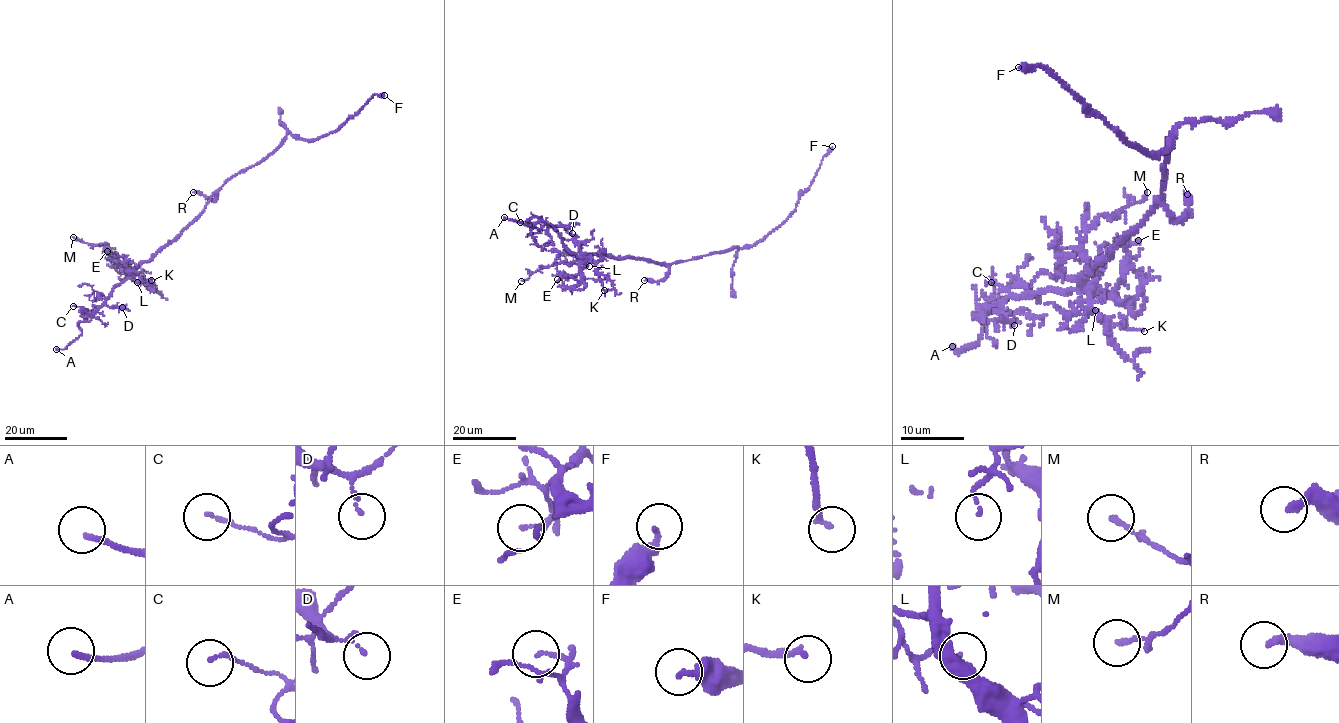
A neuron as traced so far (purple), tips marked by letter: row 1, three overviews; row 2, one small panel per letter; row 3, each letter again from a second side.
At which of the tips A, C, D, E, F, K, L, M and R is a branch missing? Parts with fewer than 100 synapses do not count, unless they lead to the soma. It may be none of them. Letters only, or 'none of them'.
A

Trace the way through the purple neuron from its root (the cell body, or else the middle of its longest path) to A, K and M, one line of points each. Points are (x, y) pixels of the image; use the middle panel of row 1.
A: (664, 264), (605, 255), (580, 257), (566, 248), (557, 231), (538, 217), (529, 218), (528, 226), (504, 217)
K: (664, 264), (605, 255), (585, 256), (595, 264), (604, 290)
M: (664, 264), (600, 254), (586, 255), (583, 261), (562, 252), (553, 265), (537, 270), (521, 281)

